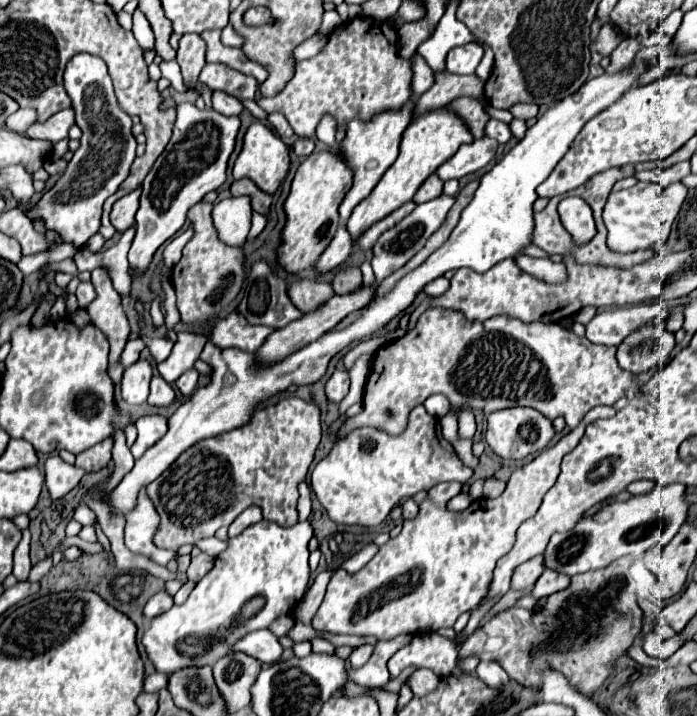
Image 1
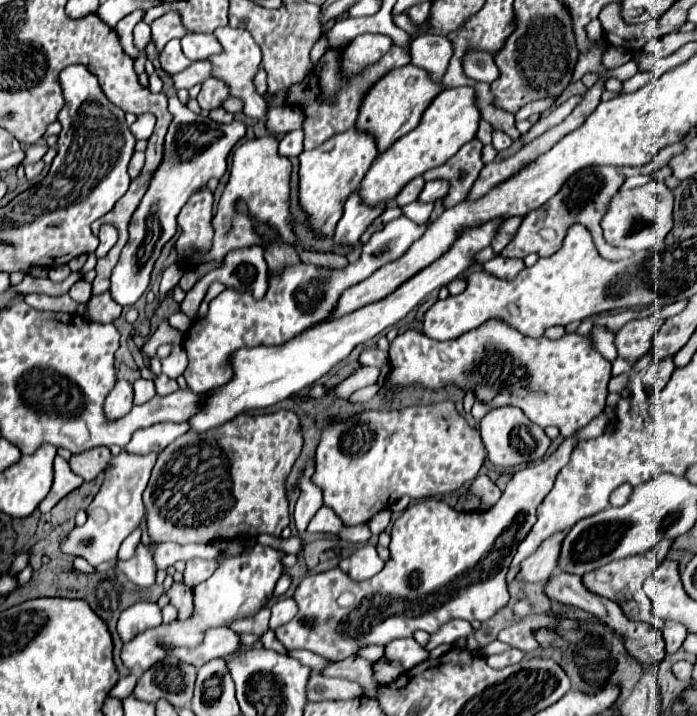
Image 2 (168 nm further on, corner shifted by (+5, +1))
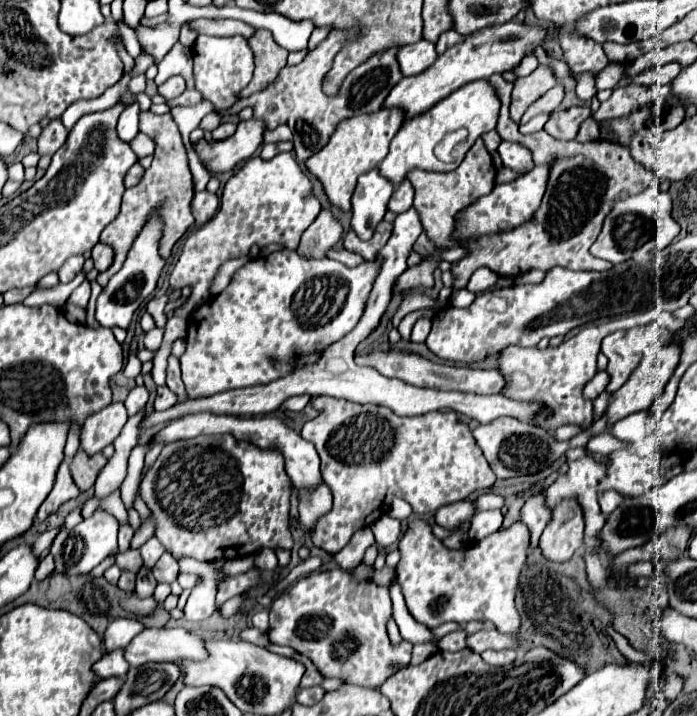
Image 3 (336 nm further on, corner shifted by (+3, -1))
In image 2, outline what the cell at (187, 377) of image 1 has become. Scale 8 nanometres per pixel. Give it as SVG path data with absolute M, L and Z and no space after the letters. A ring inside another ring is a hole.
M159 374L159 376L155 378L155 386L157 386L157 394L161 394L161 396L165 396L165 394L171 394L171 392L177 392L177 390L179 390L177 380L173 380L173 378L165 376L165 374Z

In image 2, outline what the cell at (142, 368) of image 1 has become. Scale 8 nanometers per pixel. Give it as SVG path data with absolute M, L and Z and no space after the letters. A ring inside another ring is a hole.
M119 380L105 400L105 414L109 418L121 418L133 408L133 384Z

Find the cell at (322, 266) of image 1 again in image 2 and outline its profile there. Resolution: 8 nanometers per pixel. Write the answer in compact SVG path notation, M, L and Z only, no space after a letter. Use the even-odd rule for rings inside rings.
M351 194L345 202L343 208L343 216L335 226L335 234L333 234L333 242L337 246L355 246L361 238L361 234L365 232L365 228L377 218L377 214L381 214L385 210L387 204L379 204L377 208L369 208L363 206L359 200L359 194Z

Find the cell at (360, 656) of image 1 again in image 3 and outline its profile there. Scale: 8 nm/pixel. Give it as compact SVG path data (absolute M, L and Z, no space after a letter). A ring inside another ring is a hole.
M293 656L293 660L295 662L301 662L303 666L305 666L305 674L303 674L303 678L301 678L301 684L299 684L299 690L303 690L303 688L309 688L309 686L317 686L317 684L321 684L321 680L323 680L323 676L315 670L315 666L311 666L311 662L307 660L307 658L303 658L303 656Z

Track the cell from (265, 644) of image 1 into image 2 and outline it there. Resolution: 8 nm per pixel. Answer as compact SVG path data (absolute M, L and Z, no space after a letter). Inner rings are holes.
M211 628L205 634L205 640L197 648L175 648L169 652L187 664L201 668L203 664L211 662L213 658L225 658L241 650L241 634L231 628Z

